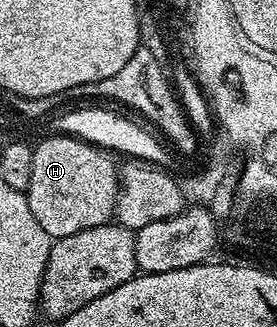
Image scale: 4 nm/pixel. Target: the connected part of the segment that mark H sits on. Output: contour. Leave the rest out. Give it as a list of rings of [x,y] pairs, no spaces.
[[[53,135],[34,145],[32,155],[32,179],[28,183],[25,194],[28,207],[32,207],[32,215],[36,215],[36,223],[44,227],[51,239],[67,237],[76,231],[84,231],[92,227],[107,224],[114,216],[114,204],[118,198],[119,170],[109,161],[107,154],[95,145],[90,145],[78,137]]]

